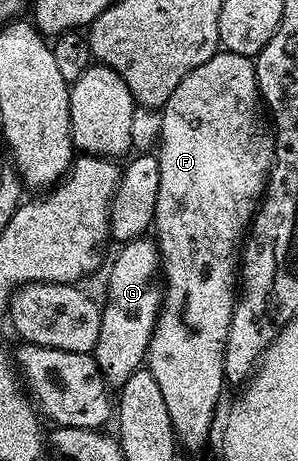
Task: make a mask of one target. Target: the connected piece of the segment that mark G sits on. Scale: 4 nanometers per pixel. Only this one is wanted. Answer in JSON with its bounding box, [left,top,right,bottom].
[93,237,163,388]

